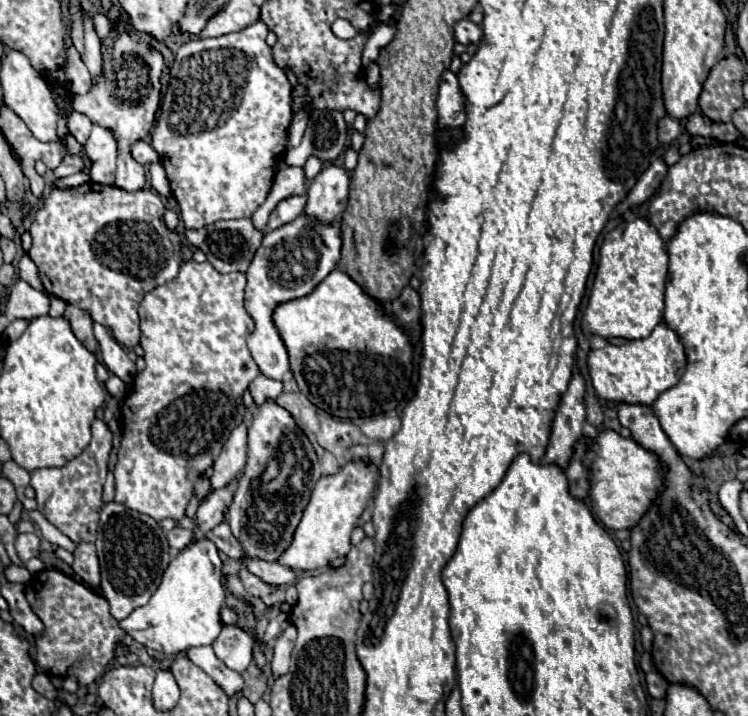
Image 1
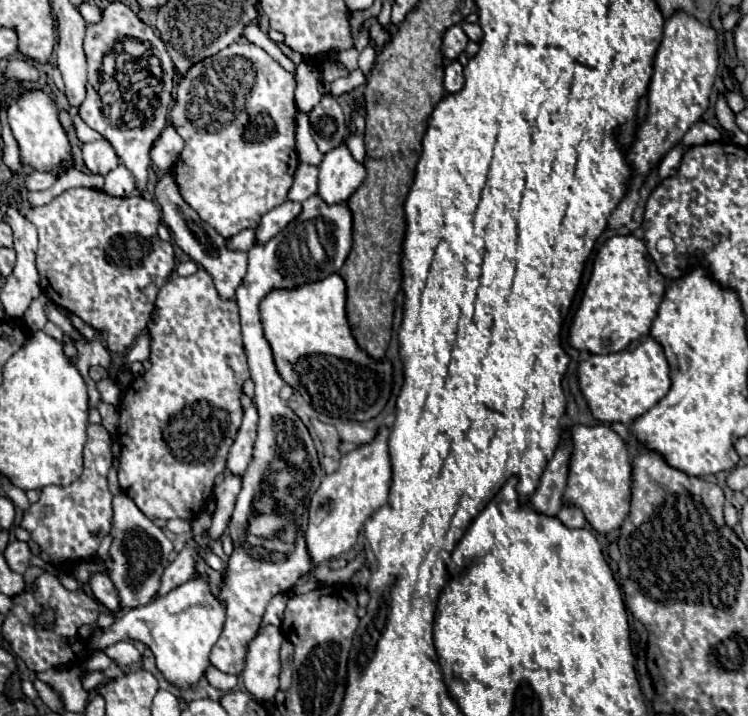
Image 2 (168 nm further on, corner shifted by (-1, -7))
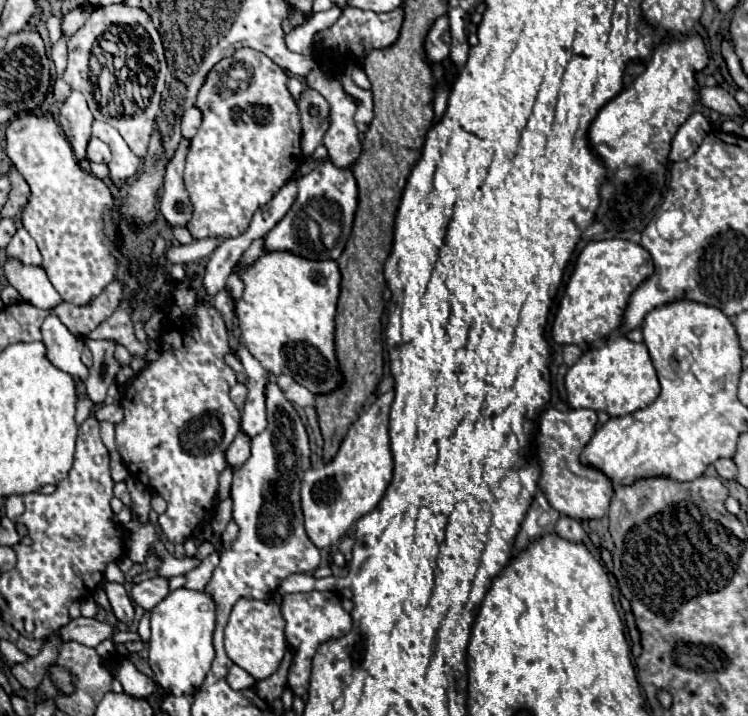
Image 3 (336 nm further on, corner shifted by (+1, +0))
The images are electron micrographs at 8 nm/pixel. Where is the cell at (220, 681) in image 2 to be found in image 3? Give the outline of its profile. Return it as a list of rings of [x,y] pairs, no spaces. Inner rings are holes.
[[[231,666],[229,674],[227,674],[227,684],[229,684],[233,690],[253,688],[255,682],[257,682],[257,680],[255,680],[251,674],[247,674],[243,668],[239,668],[239,666]]]

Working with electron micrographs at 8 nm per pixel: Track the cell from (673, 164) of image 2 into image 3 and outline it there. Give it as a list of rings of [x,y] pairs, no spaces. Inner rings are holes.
[[[695,112],[687,118],[687,122],[681,126],[681,130],[677,130],[673,142],[671,142],[671,154],[669,160],[671,162],[679,162],[679,160],[687,160],[697,152],[697,146],[703,142],[705,134],[709,134],[711,124],[709,120]]]

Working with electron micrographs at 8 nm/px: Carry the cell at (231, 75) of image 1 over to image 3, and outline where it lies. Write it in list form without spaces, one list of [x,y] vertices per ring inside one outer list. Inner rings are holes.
[[[241,48],[231,58],[223,58],[207,76],[199,96],[197,108],[203,110],[203,122],[199,132],[191,140],[185,166],[185,188],[189,192],[193,214],[189,220],[189,232],[195,240],[201,238],[237,238],[241,236],[253,212],[267,204],[273,194],[293,178],[299,168],[301,154],[301,122],[293,96],[287,90],[287,74],[271,58],[253,50]]]

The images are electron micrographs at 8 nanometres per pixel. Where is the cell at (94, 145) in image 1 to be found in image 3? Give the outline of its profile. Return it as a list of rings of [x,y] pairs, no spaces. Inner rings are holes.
[[[91,138],[89,148],[87,148],[87,160],[89,162],[109,162],[111,160],[111,150],[105,142],[101,142],[99,138]]]

